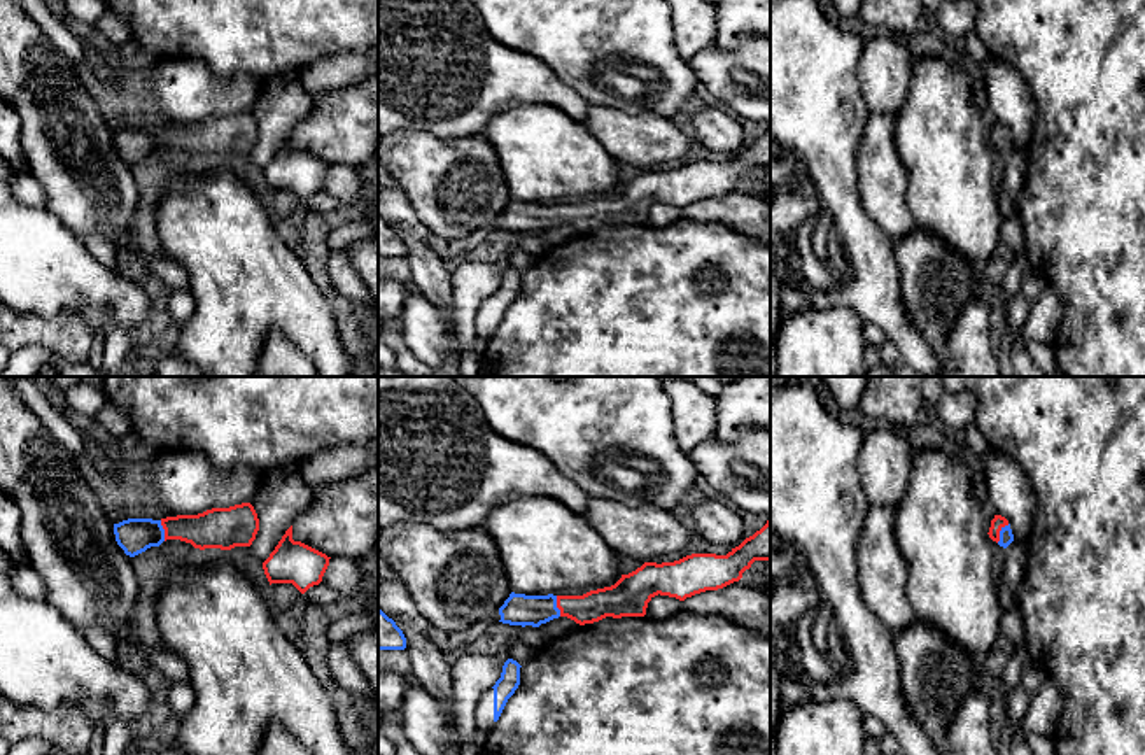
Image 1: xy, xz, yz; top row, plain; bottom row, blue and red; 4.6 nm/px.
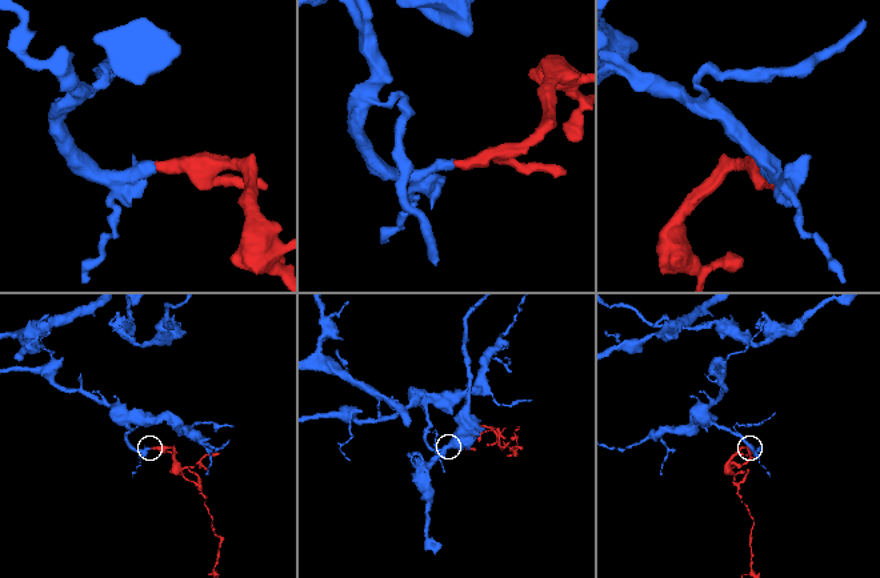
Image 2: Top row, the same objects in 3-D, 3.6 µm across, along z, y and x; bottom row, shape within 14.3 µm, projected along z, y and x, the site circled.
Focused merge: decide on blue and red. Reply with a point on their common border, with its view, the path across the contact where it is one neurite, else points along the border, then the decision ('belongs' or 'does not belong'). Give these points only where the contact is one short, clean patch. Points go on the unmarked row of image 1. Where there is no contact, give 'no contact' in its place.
meets blue in yz at (1000, 141); runs through yz (1005, 142), (1000, 141), (998, 128); belongs

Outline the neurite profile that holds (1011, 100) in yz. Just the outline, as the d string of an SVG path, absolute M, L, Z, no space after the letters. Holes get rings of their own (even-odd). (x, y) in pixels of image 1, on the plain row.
M989 58L980 65L984 89L989 109L996 119L1008 128L1014 147L1024 151L1035 126L1035 98L1022 79L1021 72L1012 65Z

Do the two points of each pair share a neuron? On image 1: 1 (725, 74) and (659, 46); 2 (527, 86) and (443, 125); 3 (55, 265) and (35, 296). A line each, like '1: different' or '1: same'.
1: different
2: same
3: same

